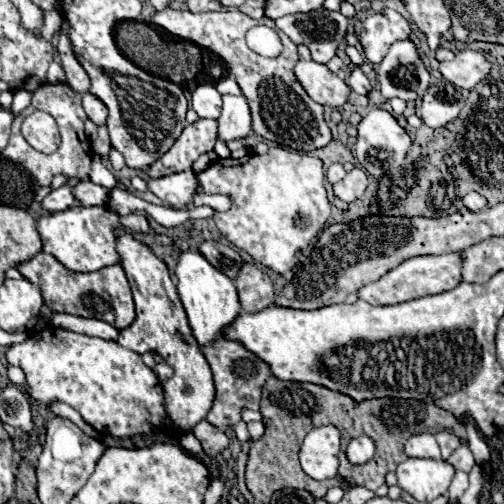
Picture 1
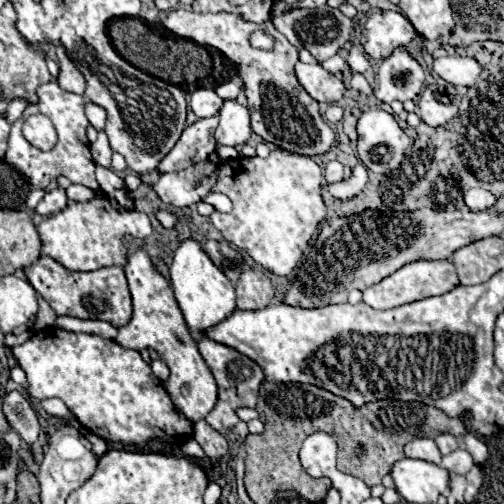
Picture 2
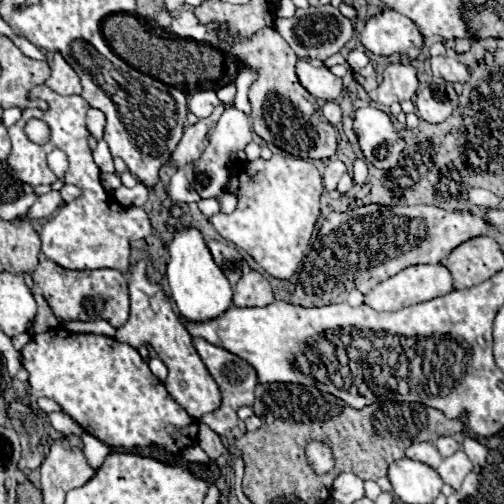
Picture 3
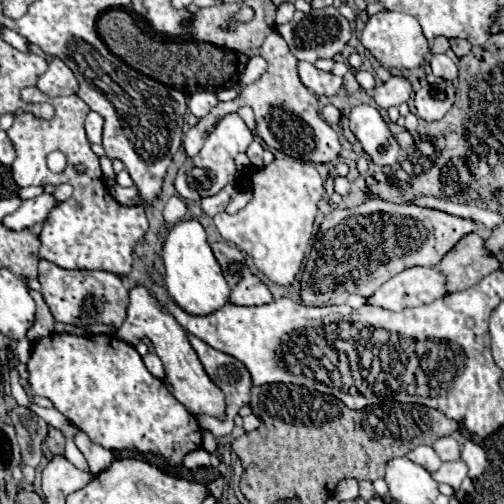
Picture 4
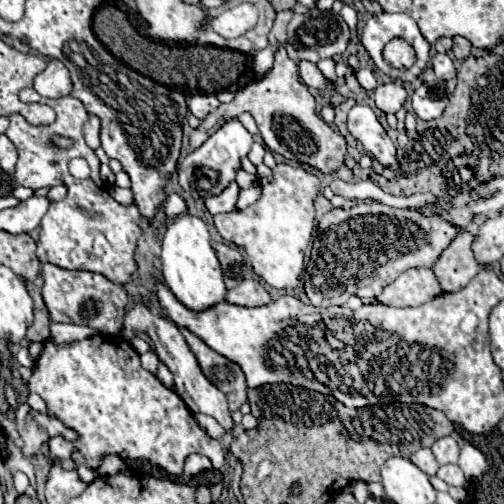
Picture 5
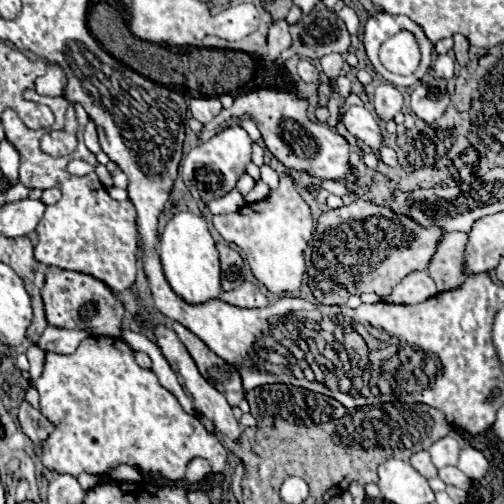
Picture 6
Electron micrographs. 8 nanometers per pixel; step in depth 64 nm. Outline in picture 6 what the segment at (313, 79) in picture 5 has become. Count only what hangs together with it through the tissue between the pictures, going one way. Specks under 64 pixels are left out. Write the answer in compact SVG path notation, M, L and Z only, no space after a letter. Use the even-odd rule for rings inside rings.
M300 58L300 62L298 62L298 76L308 84L318 84L320 82L320 72L318 72L316 64L306 60L306 58Z

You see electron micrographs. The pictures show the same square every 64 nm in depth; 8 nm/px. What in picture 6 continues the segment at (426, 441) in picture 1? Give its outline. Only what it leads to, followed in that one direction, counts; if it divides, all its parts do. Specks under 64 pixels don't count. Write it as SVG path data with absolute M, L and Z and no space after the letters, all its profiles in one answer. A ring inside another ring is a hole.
M426 450L414 454L412 460L410 460L410 464L412 464L414 470L420 472L424 478L434 478L434 476L438 476L438 470L436 470L436 466L430 462L430 456L428 456Z

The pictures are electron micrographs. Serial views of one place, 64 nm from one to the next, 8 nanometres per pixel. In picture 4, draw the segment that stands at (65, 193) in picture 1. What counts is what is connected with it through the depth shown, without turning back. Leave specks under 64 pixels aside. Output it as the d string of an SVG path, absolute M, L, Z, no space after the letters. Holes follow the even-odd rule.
M40 194L32 200L24 200L16 212L2 218L2 224L16 232L22 228L32 228L34 224L38 224L46 218L46 214L50 212L50 208L54 204L56 204L56 200L52 194Z

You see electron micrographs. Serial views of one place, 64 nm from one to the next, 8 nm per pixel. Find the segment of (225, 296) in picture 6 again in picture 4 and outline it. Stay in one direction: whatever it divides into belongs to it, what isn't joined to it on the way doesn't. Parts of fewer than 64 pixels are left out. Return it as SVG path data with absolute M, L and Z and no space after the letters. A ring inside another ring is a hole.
M246 272L236 288L230 292L230 302L238 306L262 306L272 302L272 294L258 276Z

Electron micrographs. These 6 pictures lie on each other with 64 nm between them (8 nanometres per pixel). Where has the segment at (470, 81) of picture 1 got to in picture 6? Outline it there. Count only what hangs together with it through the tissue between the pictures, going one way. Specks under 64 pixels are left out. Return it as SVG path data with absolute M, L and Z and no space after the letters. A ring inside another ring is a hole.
M446 54L438 56L436 62L434 62L434 72L440 78L446 78L446 80L452 78L454 76L454 60L450 56L446 56Z

